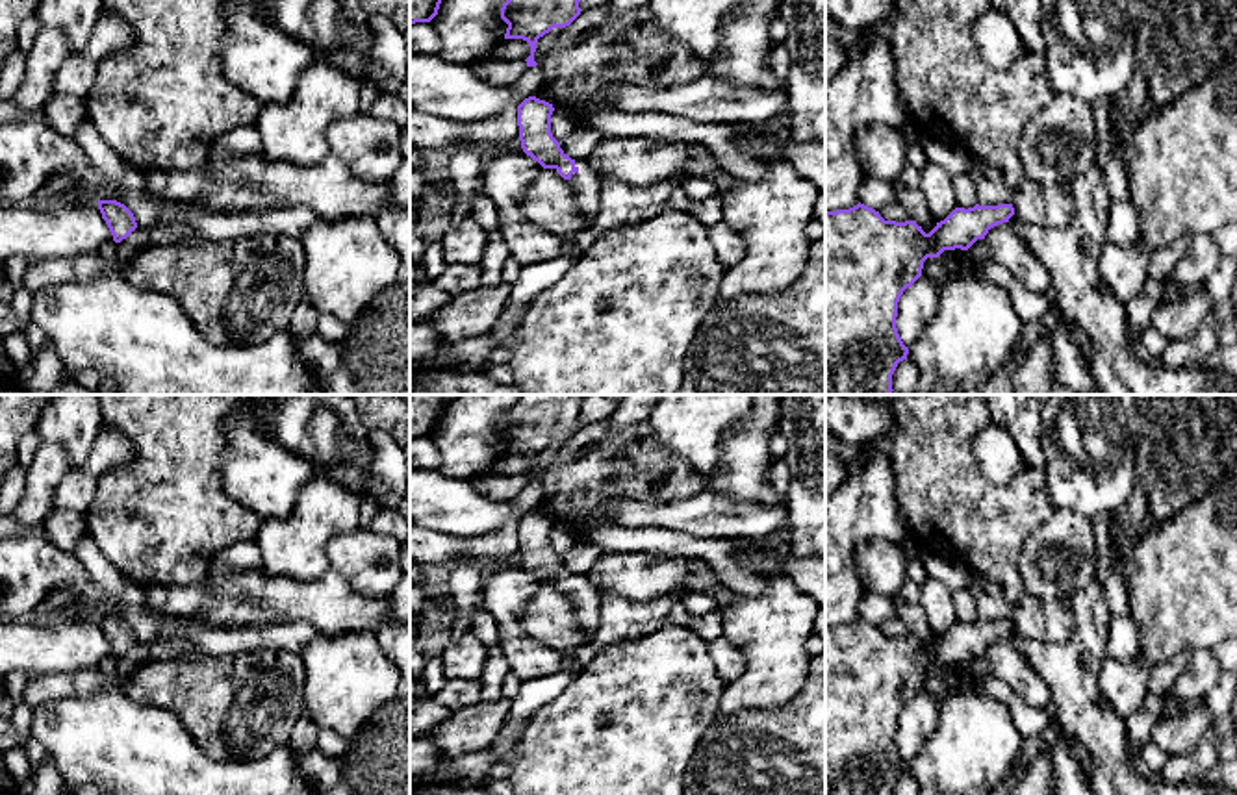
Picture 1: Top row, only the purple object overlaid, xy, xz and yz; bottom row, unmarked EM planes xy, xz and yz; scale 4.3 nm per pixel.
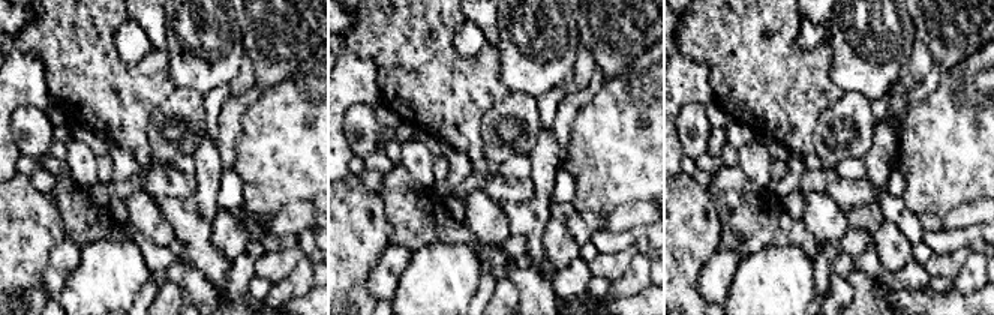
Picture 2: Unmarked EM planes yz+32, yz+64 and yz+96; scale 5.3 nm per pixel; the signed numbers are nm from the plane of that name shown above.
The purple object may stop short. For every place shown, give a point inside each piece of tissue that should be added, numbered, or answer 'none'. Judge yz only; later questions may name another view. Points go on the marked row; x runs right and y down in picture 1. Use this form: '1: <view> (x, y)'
none

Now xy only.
none

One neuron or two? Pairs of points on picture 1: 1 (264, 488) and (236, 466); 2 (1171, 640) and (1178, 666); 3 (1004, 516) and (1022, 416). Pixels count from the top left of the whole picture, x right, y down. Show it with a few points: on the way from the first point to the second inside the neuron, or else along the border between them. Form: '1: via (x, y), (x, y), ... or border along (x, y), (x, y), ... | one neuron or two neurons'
1: via (256, 480), (243, 467) | one neuron
2: border along (1193, 651), (1178, 651), (1152, 666) | two neurons
3: border along (1024, 464), (1041, 471) | two neurons

